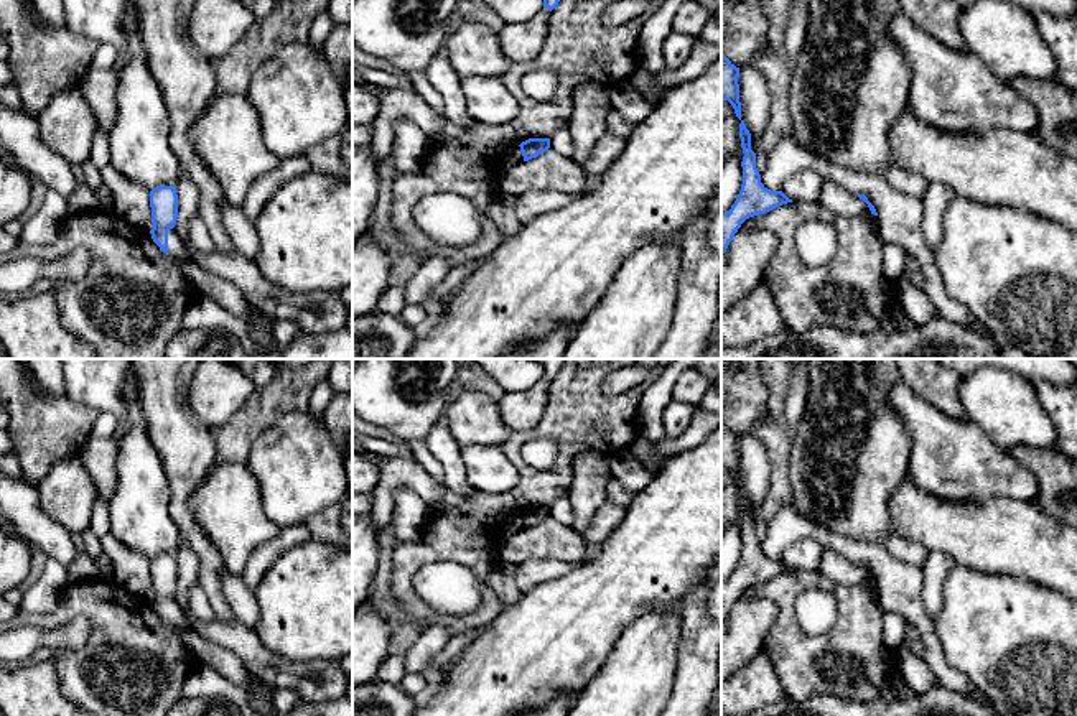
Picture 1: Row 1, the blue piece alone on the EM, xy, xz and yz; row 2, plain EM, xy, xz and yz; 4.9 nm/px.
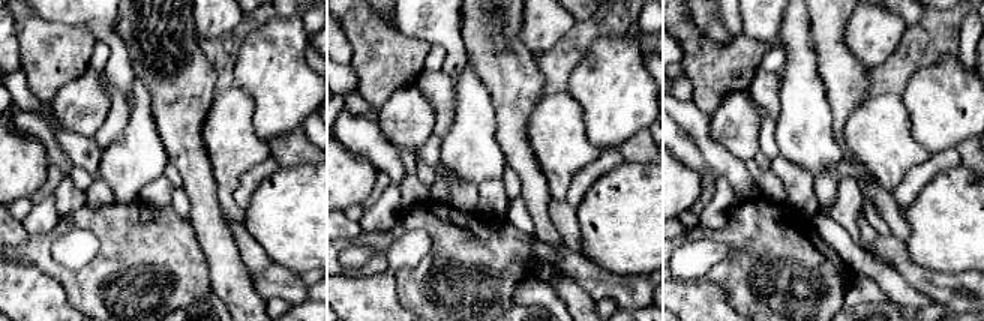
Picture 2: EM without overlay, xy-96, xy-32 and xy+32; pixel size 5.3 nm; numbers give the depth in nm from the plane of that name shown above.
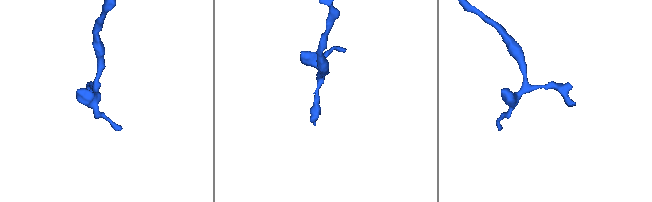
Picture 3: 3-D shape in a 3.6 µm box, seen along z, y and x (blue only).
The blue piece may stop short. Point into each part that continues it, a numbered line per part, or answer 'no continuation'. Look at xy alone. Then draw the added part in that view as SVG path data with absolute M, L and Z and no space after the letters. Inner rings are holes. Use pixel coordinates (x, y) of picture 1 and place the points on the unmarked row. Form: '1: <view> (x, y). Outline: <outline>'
1: xy (226, 662). Outline: M173 597L168 599L168 624L181 632L186 647L194 653L199 663L212 667L229 681L247 690L250 672L244 662L232 650L206 639L199 629L189 622L188 614Z

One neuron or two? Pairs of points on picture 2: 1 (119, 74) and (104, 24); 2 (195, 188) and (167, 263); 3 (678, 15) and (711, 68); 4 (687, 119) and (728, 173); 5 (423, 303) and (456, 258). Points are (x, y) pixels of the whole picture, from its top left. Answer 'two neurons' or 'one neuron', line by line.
1: one neuron
2: two neurons
3: one neuron
4: one neuron
5: one neuron

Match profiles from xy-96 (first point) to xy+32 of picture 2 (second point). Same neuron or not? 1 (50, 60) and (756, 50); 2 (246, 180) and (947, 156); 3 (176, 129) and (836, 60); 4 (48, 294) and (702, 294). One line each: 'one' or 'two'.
1: one
2: one
3: one
4: one

